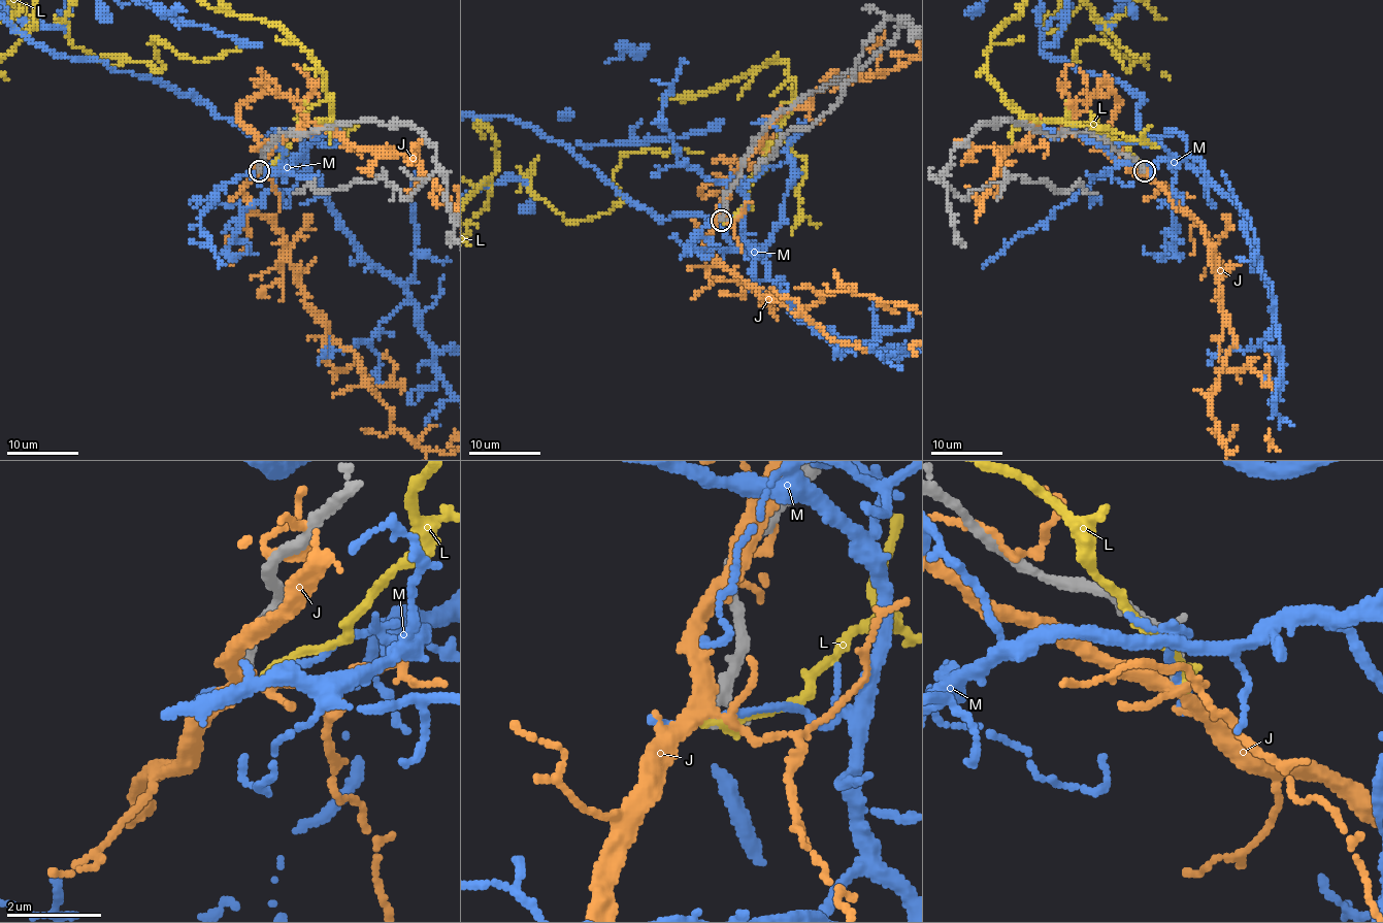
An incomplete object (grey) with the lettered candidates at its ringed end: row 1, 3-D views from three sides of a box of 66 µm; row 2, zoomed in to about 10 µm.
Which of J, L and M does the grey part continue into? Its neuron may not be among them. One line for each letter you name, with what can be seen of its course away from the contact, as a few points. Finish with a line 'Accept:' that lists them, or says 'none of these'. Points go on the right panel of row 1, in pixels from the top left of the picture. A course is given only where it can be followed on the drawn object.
Accept: none of these

